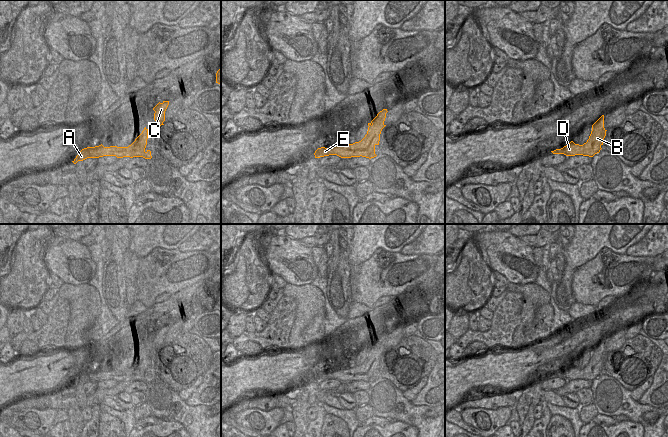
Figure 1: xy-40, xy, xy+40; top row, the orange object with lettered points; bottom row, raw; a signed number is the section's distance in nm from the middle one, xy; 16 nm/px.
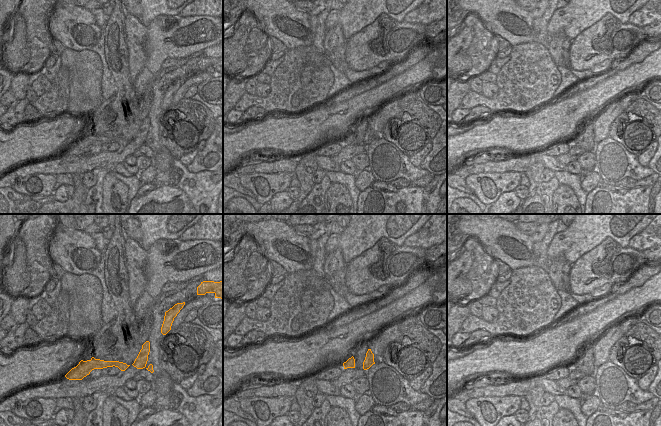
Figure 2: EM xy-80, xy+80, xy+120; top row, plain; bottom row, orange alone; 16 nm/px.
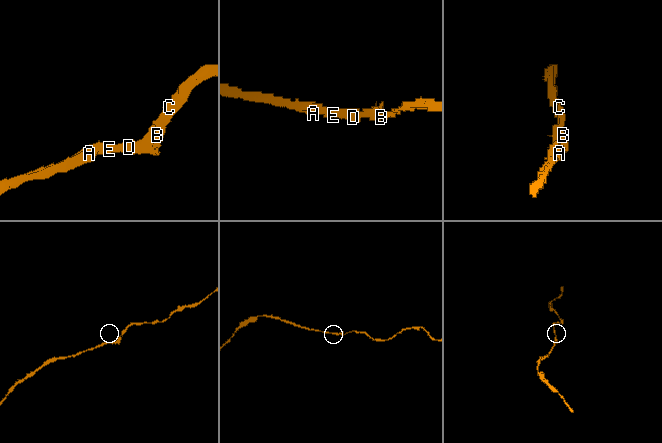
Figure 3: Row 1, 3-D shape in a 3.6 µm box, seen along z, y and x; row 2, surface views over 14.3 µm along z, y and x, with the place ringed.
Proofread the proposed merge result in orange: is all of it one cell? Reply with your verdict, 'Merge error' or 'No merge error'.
No merge error.

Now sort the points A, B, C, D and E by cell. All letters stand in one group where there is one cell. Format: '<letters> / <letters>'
A B C D E

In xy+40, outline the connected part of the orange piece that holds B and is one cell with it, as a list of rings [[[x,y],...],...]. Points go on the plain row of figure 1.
[[[602,339],[593,349],[589,363],[583,369],[575,368],[573,365],[561,373],[551,375],[553,378],[564,378],[566,380],[583,379],[593,381],[602,373],[604,362],[606,360],[604,352],[604,339]]]

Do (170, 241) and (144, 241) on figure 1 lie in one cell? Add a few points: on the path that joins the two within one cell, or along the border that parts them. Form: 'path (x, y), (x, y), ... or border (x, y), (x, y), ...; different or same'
path (164, 241), (150, 241); same

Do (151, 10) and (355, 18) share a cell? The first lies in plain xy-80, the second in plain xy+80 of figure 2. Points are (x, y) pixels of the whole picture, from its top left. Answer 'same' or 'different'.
same

